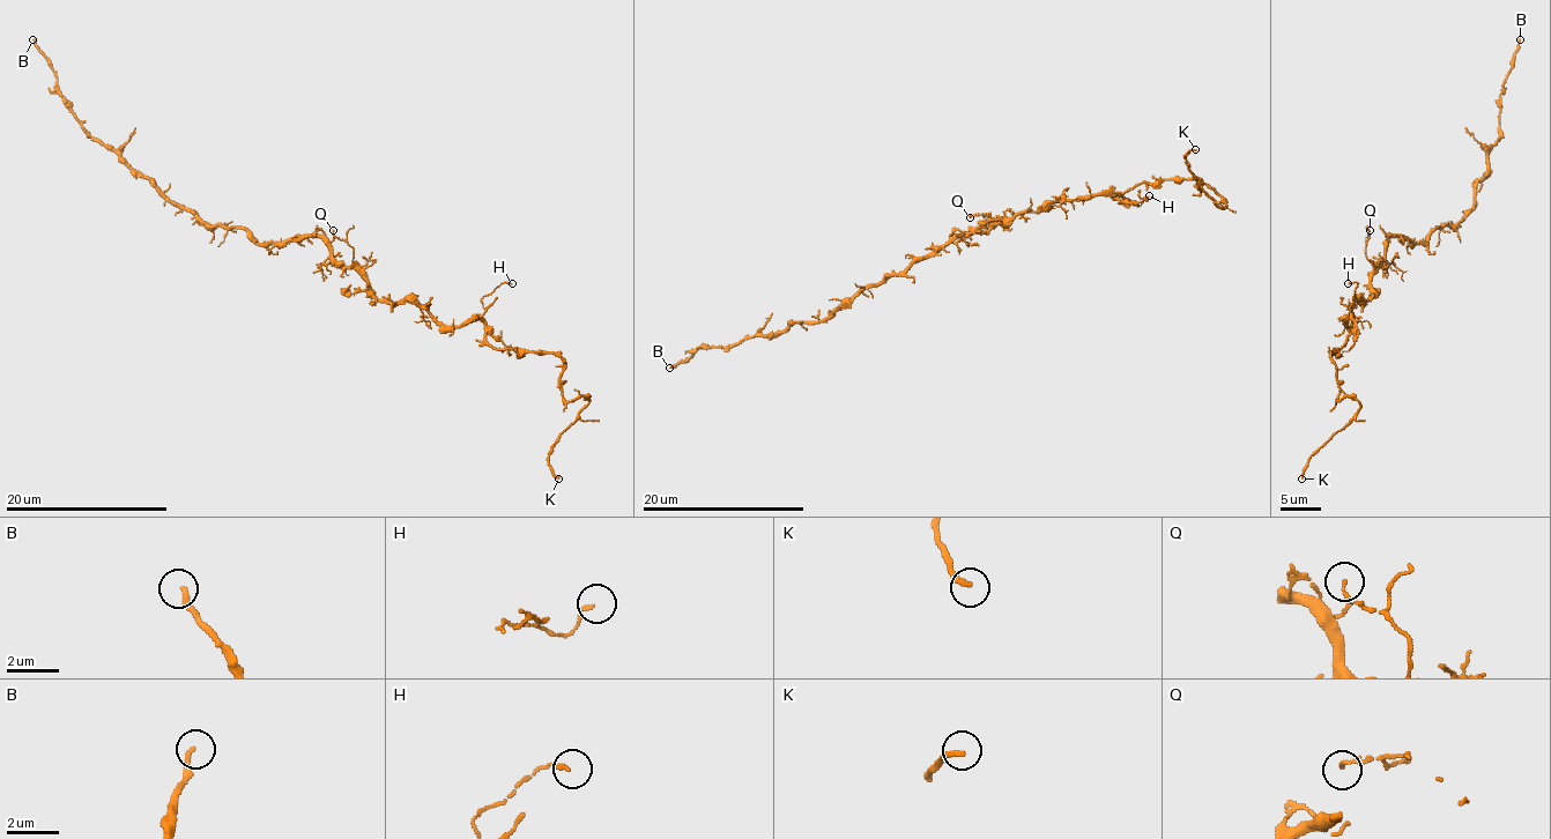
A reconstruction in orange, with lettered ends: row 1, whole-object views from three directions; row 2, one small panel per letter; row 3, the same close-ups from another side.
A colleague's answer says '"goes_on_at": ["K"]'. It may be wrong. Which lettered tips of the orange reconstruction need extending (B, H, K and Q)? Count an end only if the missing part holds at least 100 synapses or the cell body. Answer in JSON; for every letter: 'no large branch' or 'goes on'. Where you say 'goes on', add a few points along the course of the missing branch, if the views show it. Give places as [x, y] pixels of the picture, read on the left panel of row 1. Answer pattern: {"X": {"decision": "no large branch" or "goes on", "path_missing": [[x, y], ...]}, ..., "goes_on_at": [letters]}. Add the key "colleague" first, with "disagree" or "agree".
{"colleague": "agree", "B": {"decision": "no large branch"}, "H": {"decision": "no large branch"}, "K": {"decision": "goes on"}, "Q": {"decision": "no large branch"}, "goes_on_at": ["K"]}

